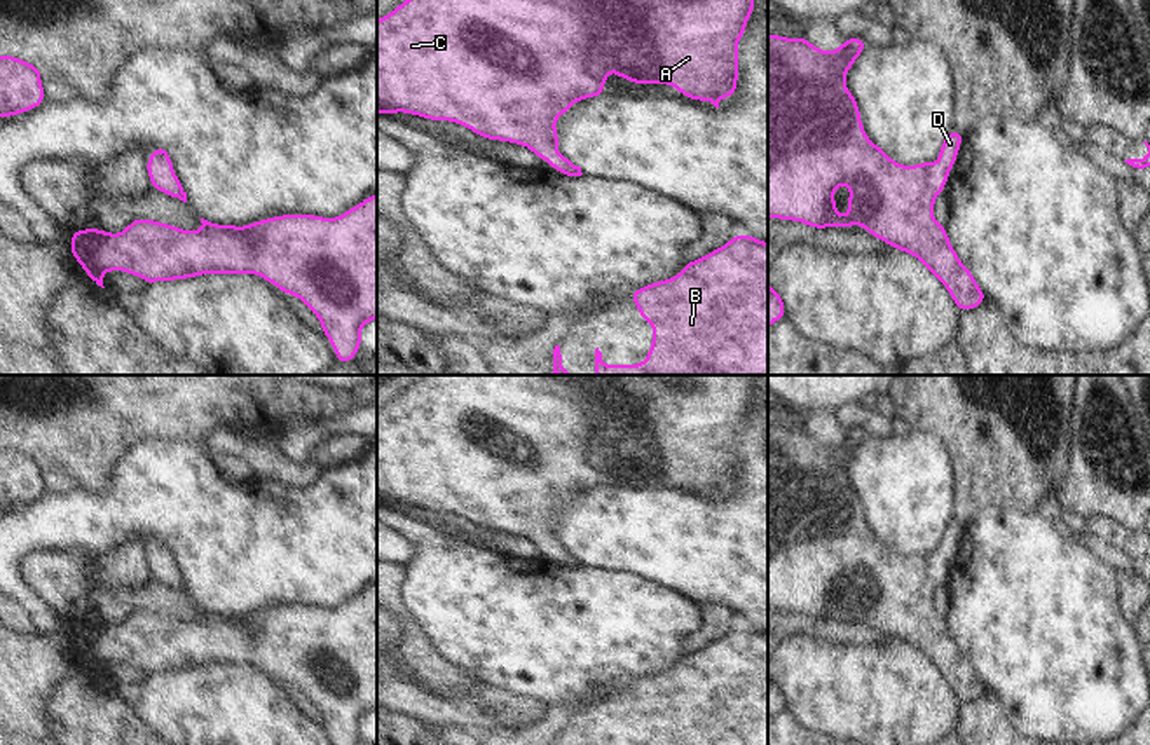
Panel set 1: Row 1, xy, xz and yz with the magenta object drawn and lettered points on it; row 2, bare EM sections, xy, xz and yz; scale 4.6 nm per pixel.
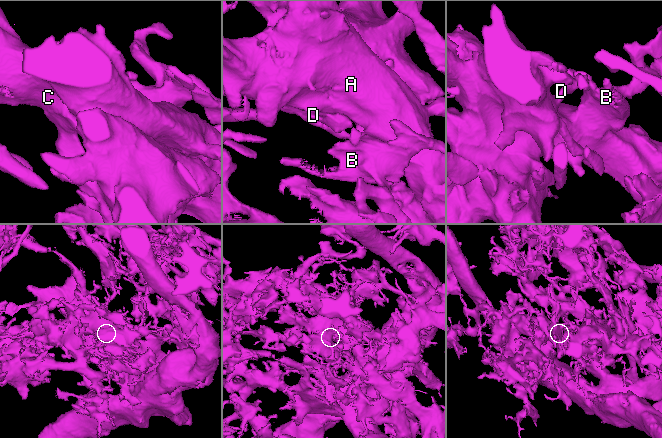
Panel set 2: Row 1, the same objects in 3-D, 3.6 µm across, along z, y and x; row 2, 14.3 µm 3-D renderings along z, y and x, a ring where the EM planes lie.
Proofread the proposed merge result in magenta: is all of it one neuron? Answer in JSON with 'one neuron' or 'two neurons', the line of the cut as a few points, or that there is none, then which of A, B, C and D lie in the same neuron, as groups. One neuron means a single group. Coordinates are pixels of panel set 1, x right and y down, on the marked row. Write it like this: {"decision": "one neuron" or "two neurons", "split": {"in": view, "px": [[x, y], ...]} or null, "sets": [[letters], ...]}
{"decision": "one neuron", "split": null, "sets": [["A", "B", "C", "D"]]}

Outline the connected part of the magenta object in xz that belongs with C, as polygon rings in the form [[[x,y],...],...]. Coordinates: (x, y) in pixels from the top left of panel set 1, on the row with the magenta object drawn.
[[[405,0],[387,16],[377,19],[377,113],[405,112],[428,120],[461,124],[480,138],[524,145],[562,174],[581,176],[579,166],[557,154],[560,143],[555,120],[558,117],[578,101],[606,94],[602,84],[609,80],[611,68],[618,79],[628,79],[632,85],[663,82],[675,87],[688,99],[710,101],[719,108],[721,98],[736,94],[740,75],[738,42],[747,31],[747,19],[752,14],[754,0]]]

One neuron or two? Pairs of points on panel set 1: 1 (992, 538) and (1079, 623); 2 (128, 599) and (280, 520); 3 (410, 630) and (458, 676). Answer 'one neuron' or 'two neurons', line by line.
1: one neuron
2: two neurons
3: one neuron

